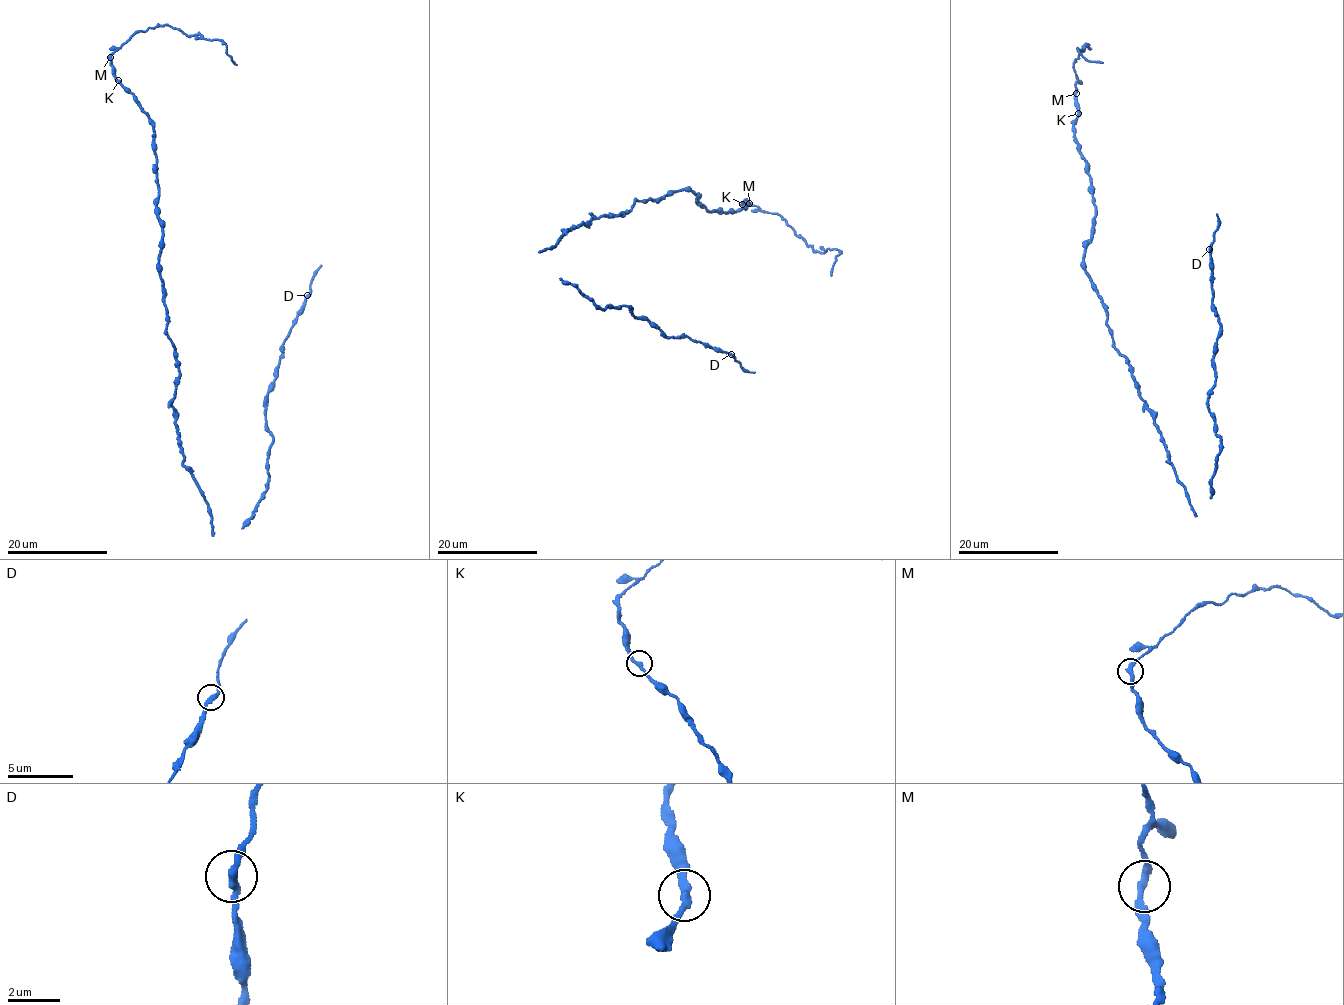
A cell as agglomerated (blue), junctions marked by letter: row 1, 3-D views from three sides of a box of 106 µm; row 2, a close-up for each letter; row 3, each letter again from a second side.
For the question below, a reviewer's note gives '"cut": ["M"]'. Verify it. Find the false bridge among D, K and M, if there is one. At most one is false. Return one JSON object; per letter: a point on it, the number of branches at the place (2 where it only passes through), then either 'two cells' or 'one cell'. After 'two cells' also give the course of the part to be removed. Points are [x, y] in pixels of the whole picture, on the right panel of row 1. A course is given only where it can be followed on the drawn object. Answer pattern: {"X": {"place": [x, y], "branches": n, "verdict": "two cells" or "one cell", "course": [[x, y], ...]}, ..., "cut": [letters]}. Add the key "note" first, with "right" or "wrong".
{"note": "right", "D": {"place": [1209, 249], "branches": 2, "verdict": "one cell"}, "K": {"place": [1078, 113], "branches": 2, "verdict": "one cell"}, "M": {"place": [1076, 93], "branches": 2, "verdict": "two cells", "course": [[1076, 93], [1077, 80], [1072, 67], [1085, 44], [1089, 49], [1086, 45], [1077, 49], [1087, 60], [1102, 62]]}, "cut": ["M"]}

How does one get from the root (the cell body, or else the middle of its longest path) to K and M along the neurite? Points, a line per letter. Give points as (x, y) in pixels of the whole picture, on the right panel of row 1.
K: (1131, 376), (1106, 324), (1106, 305), (1084, 266), (1095, 205), (1087, 160), (1075, 136), (1078, 113)
M: (1131, 376), (1106, 324), (1106, 305), (1084, 266), (1095, 205), (1087, 160), (1075, 136), (1076, 93)

